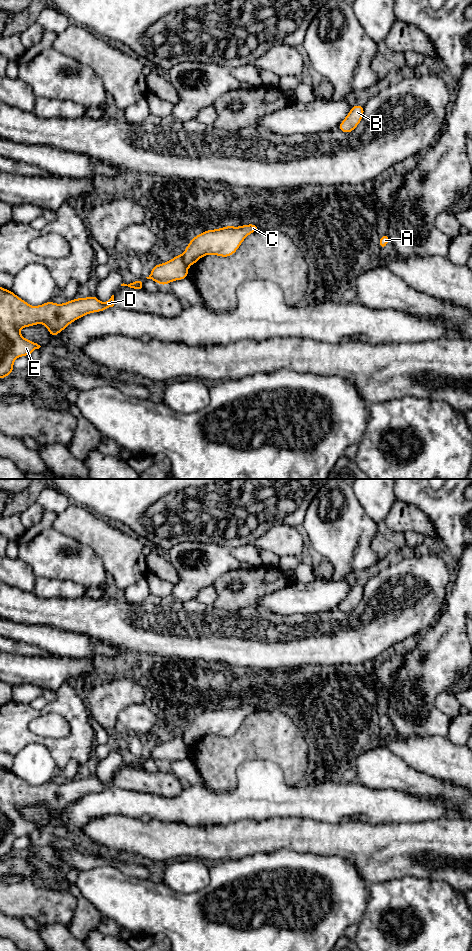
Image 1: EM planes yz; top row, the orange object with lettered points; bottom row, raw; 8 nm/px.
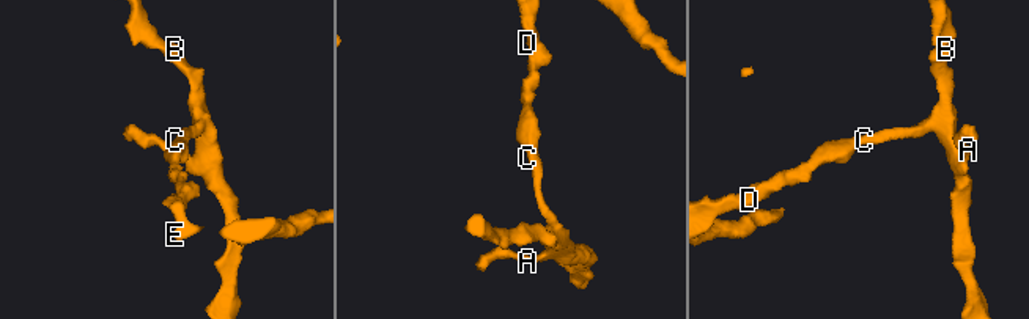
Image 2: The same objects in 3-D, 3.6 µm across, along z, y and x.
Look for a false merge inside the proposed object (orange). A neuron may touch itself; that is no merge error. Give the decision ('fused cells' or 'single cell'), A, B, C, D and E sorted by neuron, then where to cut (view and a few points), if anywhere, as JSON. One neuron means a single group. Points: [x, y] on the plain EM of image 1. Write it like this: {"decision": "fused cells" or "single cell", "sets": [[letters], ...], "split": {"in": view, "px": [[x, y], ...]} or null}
{"decision": "fused cells", "sets": [["A", "B", "C"], ["D", "E"]], "split": {"in": "yz", "px": [[181, 735], [187, 746]]}}

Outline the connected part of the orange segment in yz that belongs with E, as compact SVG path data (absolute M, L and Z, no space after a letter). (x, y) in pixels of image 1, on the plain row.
M0 767L0 859L13 853L13 843L18 837L29 836L41 827L20 814L22 807L42 803L51 817L55 817L75 800L113 786L114 775L105 783L93 775L64 784L48 781L39 786L30 786L11 770Z

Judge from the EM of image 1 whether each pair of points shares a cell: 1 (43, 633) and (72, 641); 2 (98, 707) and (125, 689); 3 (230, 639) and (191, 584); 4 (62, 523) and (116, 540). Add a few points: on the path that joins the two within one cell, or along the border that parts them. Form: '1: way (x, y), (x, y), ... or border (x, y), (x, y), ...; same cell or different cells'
1: way (50, 639), (65, 641); same cell
2: way (105, 701), (118, 694); same cell
3: border (172, 598), (182, 601), (193, 600); different cells
4: way (75, 523), (80, 523), (93, 530), (103, 539); same cell

